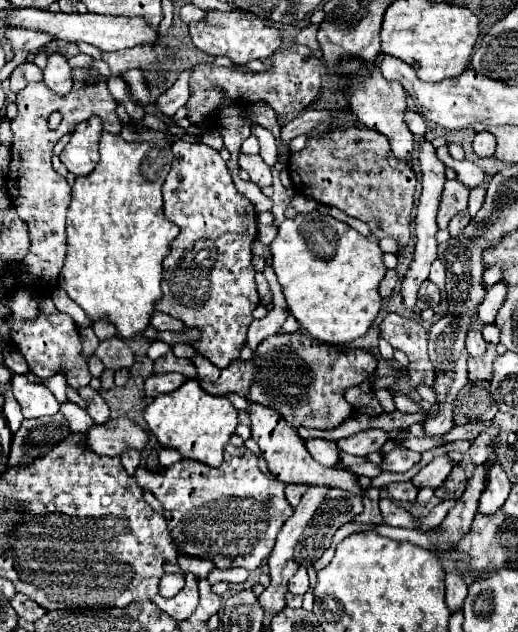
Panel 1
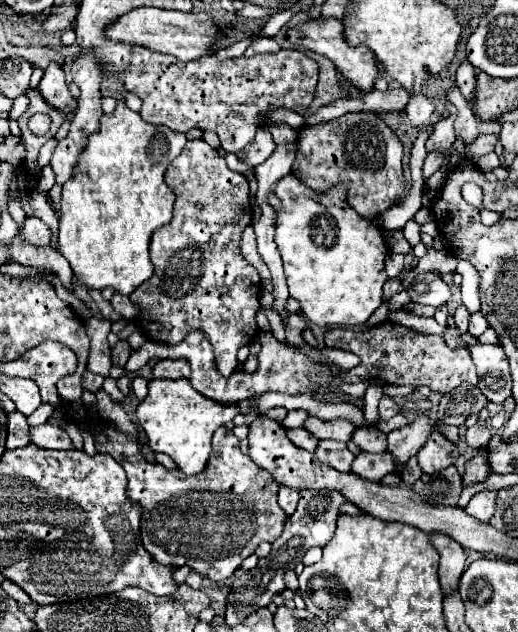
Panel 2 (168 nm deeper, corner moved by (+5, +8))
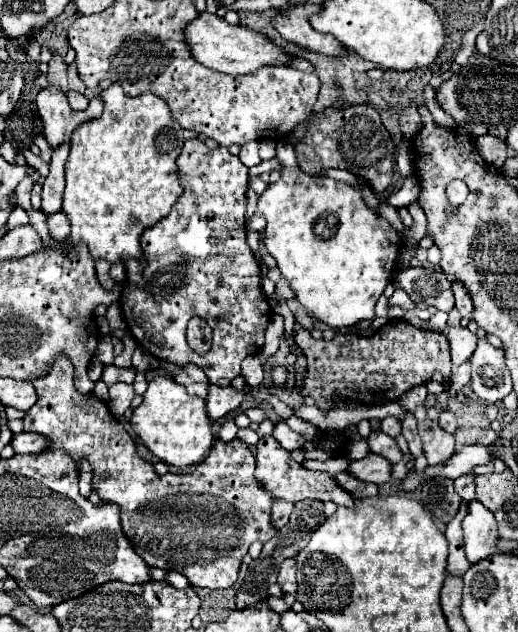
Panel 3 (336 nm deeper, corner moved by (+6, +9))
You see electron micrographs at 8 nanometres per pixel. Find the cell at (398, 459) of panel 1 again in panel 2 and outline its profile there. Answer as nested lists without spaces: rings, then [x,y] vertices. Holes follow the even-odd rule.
[[[387,450],[381,454],[359,452],[351,468],[351,472],[371,482],[379,482],[385,474],[391,474],[393,470],[395,470],[395,460],[393,460],[393,454],[389,454]]]

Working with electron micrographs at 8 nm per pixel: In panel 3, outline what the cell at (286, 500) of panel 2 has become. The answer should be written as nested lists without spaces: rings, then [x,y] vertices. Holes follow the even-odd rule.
[[[272,503],[272,525],[276,529],[282,529],[288,523],[288,517],[292,513],[292,505],[290,503]]]

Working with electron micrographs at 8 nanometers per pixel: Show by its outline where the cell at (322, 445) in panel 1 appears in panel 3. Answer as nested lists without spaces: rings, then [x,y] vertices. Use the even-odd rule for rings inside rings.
[[[284,421],[276,423],[274,431],[272,431],[272,437],[286,449],[286,451],[294,451],[294,449],[300,449],[300,443],[304,443],[304,437],[300,433],[294,433]]]

